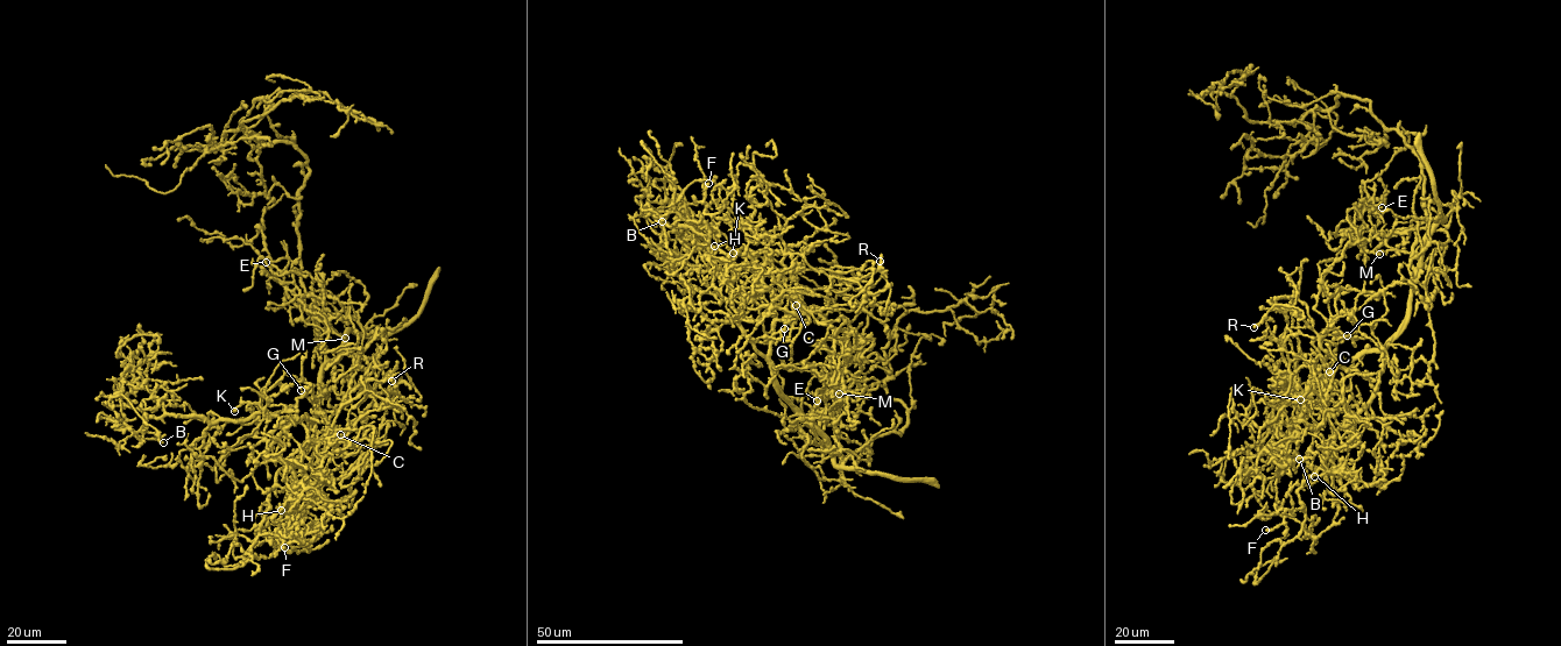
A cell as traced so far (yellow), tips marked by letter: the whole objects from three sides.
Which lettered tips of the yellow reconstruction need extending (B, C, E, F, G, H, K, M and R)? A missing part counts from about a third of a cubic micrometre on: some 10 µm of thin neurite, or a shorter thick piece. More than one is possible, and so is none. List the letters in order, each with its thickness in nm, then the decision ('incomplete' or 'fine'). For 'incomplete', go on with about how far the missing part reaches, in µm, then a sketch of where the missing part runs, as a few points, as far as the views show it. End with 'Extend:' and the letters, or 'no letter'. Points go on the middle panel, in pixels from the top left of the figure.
B: 480 nm | fine
C: 170 nm | fine
E: 200 nm | incomplete | 15 µm
F: 400 nm | incomplete | 20 µm
G: 320 nm | fine
H: 320 nm | fine
K: 380 nm | fine
M: 280 nm | incomplete | 70 µm
R: 400 nm | fine
Extend: E, F, M

